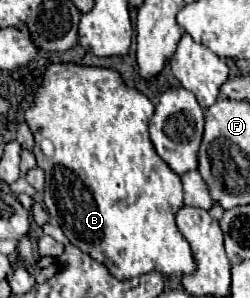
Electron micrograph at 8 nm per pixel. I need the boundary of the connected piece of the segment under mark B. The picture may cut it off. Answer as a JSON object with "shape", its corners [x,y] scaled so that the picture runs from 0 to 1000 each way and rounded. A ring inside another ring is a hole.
{"shape":[[[208,215],[176,242],[136,329],[96,342],[96,383],[144,470],[136,523],[152,557],[184,577],[176,691],[304,832],[416,893],[424,872],[448,879],[456,893],[424,899],[472,940],[520,940],[600,913],[632,913],[664,940],[720,940],[784,906],[776,846],[704,758],[704,718],[728,698],[728,611],[608,497],[592,409],[616,383],[616,356],[576,315],[504,295],[480,248],[432,228]],[[176,463],[224,497],[208,530],[160,510]]]}

